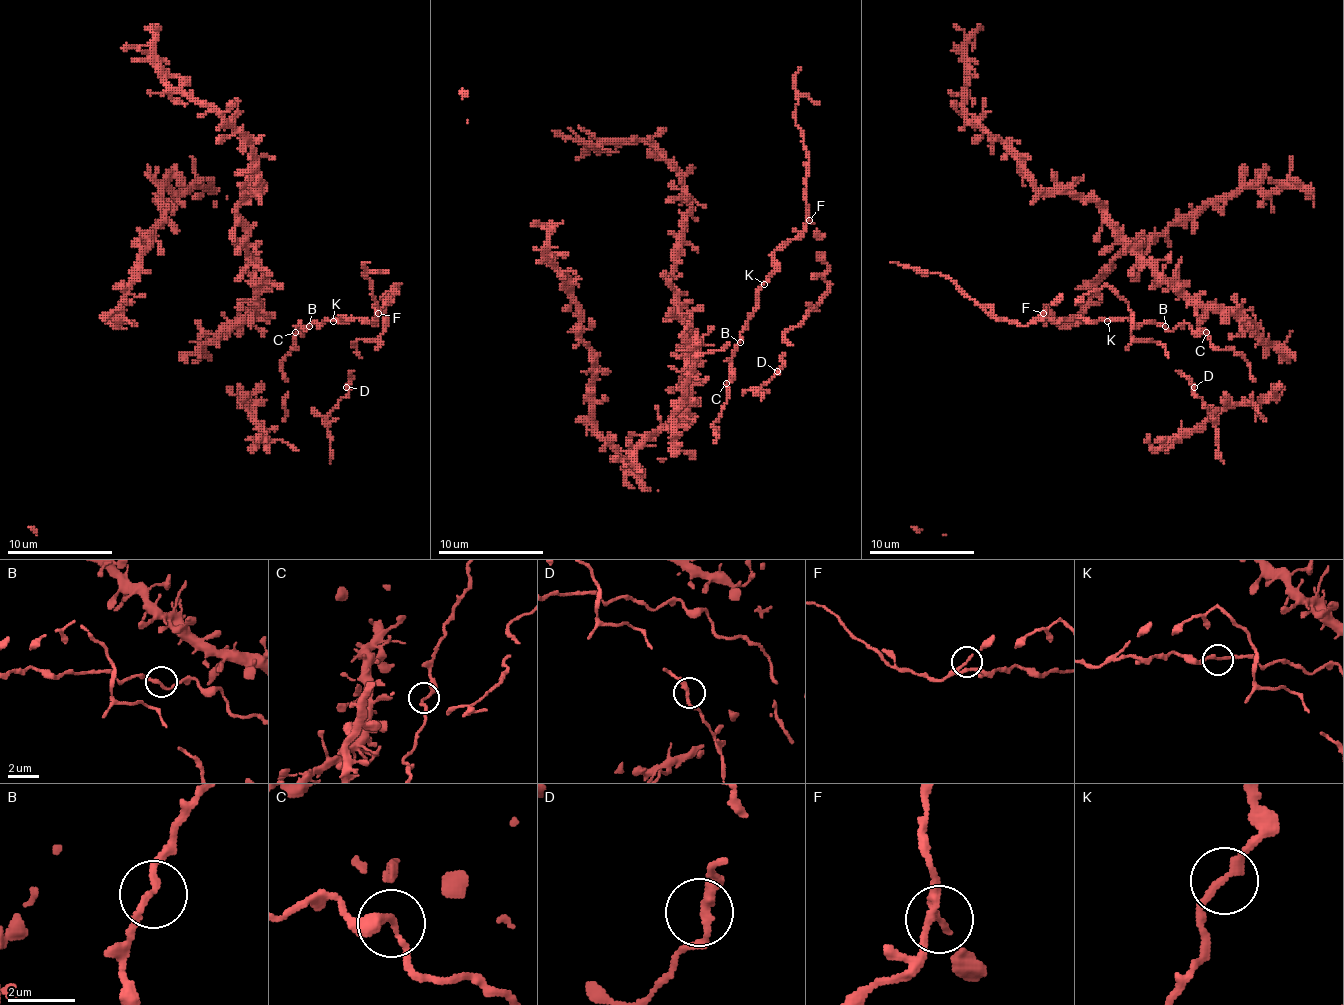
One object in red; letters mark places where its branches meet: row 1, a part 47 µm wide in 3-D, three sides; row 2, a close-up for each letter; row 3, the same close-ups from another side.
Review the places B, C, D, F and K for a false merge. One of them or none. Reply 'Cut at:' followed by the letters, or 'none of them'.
Cut at: none of them

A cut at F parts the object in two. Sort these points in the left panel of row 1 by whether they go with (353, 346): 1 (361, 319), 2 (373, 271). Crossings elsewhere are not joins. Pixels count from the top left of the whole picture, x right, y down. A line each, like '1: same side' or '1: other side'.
1: other side
2: other side

